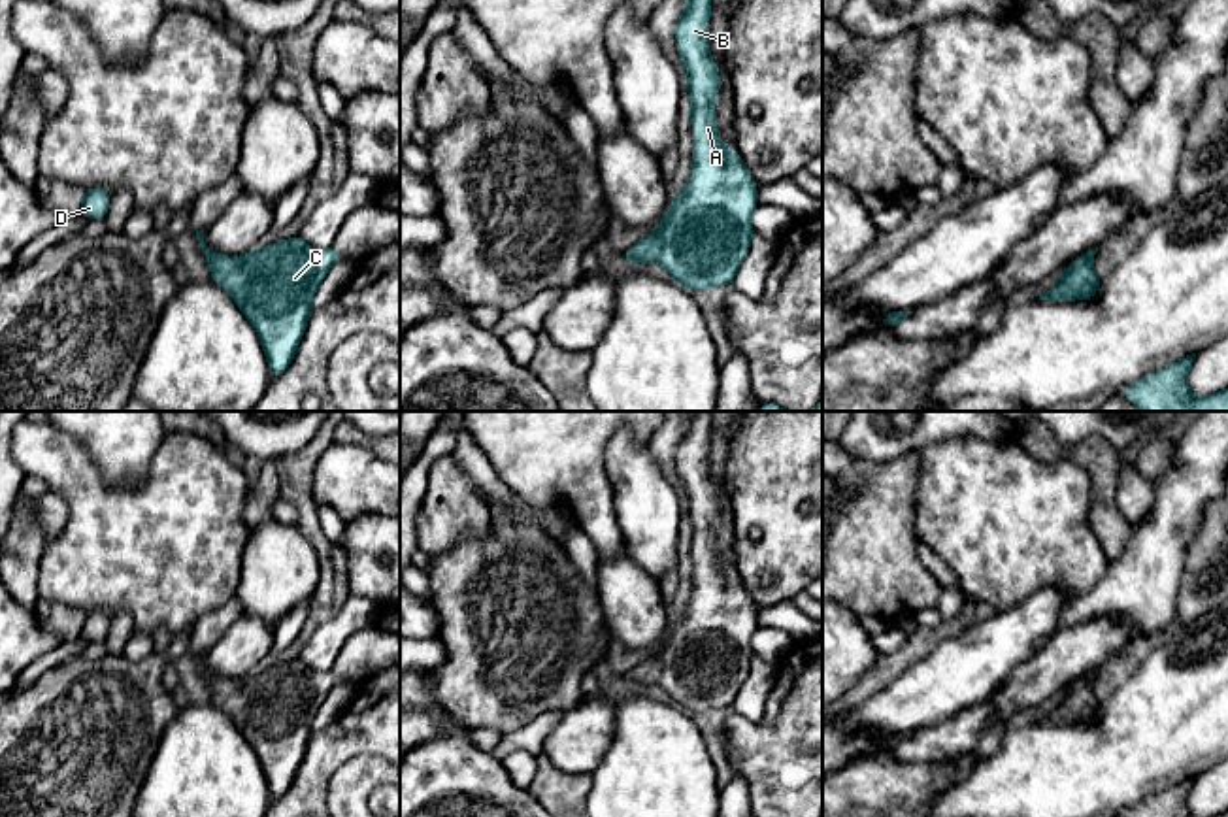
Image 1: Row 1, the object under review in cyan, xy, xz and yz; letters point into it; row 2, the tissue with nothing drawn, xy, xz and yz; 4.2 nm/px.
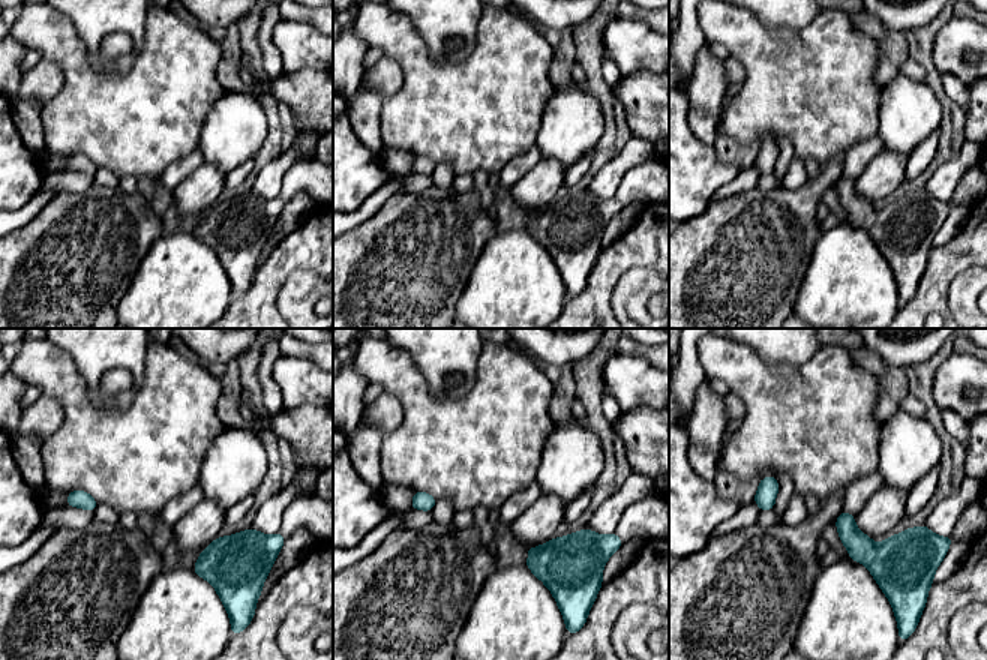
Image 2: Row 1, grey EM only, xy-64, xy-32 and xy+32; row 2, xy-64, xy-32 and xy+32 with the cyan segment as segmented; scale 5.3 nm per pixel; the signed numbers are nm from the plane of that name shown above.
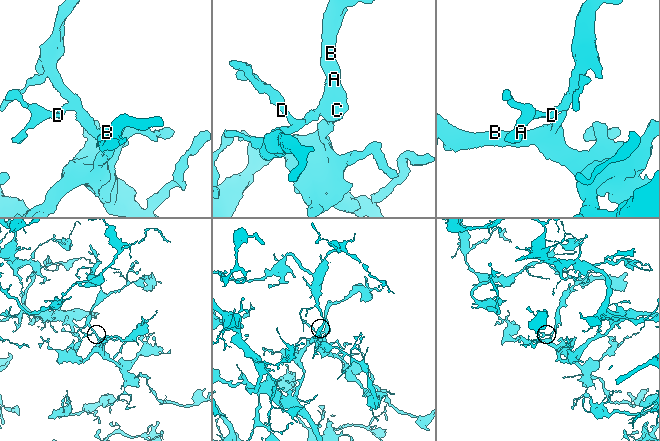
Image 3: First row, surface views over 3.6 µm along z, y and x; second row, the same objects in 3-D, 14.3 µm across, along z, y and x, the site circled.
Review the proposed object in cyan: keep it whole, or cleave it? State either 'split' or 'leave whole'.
leave whole

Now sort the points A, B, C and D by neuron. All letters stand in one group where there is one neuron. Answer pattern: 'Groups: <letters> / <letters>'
Groups: A B C D

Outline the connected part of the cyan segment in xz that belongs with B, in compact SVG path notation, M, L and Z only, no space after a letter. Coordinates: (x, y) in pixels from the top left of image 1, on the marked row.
M687 0L675 28L675 45L685 64L685 83L692 106L692 166L687 187L670 200L660 225L622 255L626 262L662 264L683 289L732 285L749 253L755 232L751 215L758 206L758 187L751 172L738 151L717 136L715 100L719 98L721 77L707 49L709 11L711 0Z

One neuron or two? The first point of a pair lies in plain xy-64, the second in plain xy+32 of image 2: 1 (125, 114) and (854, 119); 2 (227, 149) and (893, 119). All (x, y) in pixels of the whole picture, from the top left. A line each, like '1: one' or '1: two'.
1: one
2: one

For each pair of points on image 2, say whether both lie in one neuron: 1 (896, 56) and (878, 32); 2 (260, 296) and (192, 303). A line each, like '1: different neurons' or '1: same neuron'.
1: same neuron
2: different neurons

